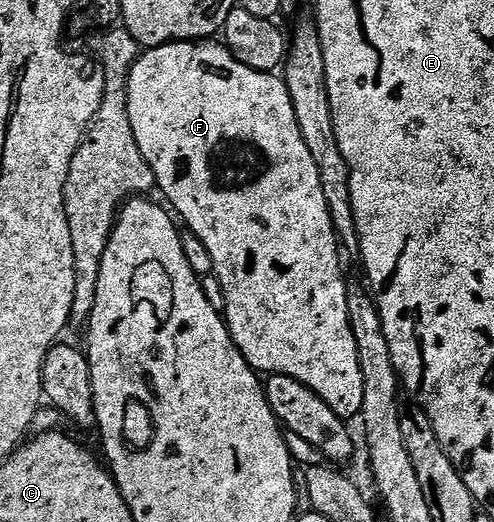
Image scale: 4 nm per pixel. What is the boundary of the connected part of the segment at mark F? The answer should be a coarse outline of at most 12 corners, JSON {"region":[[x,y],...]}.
{"region":[[215,40],[127,77],[252,370],[365,388],[284,79]]}

